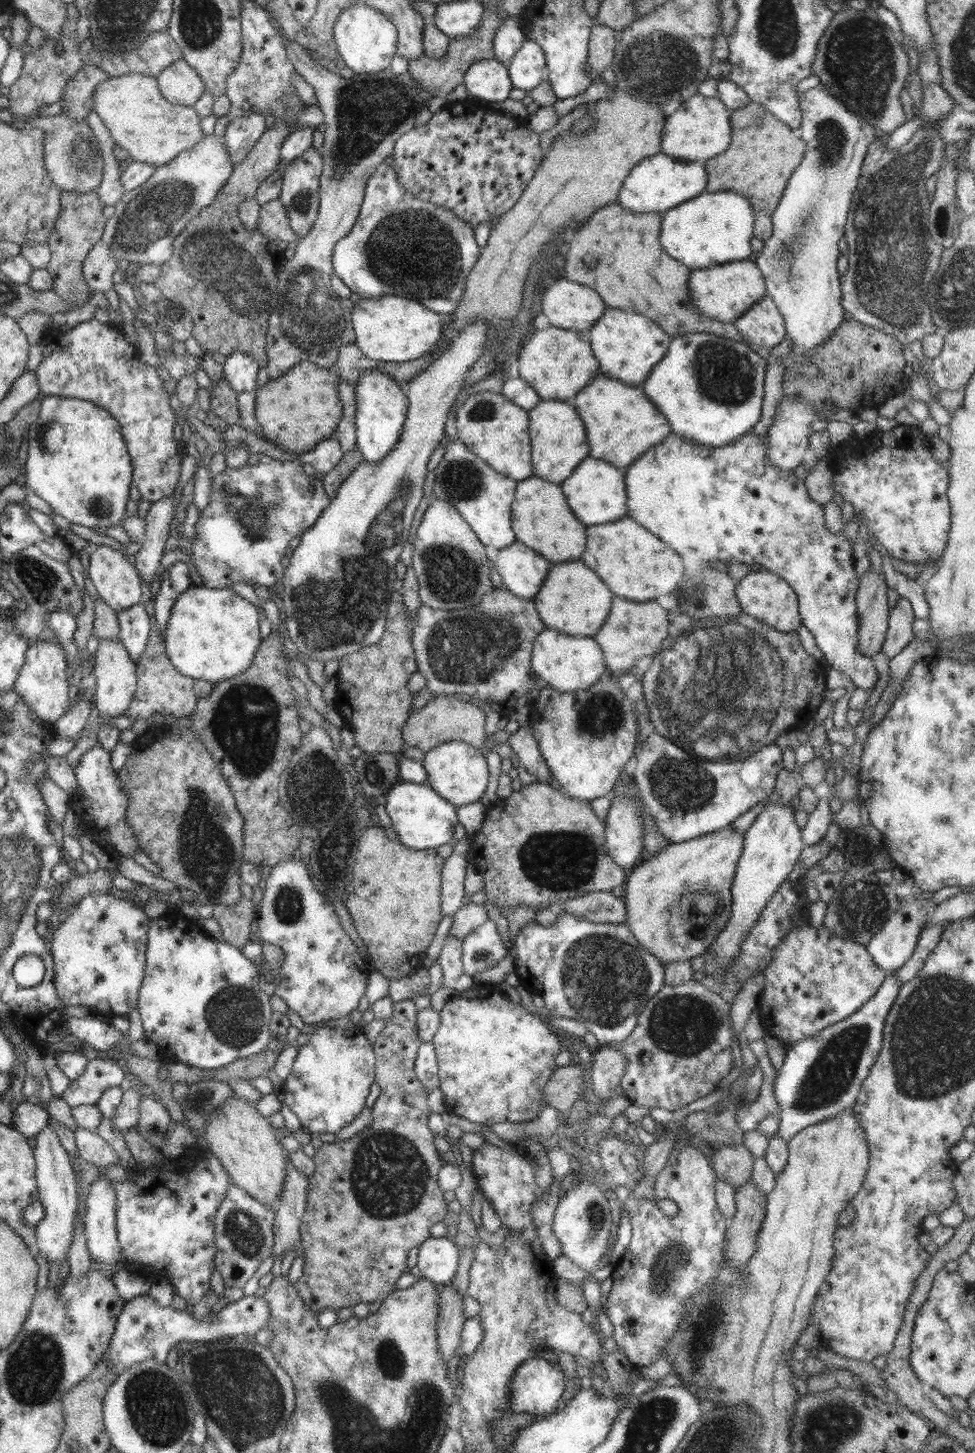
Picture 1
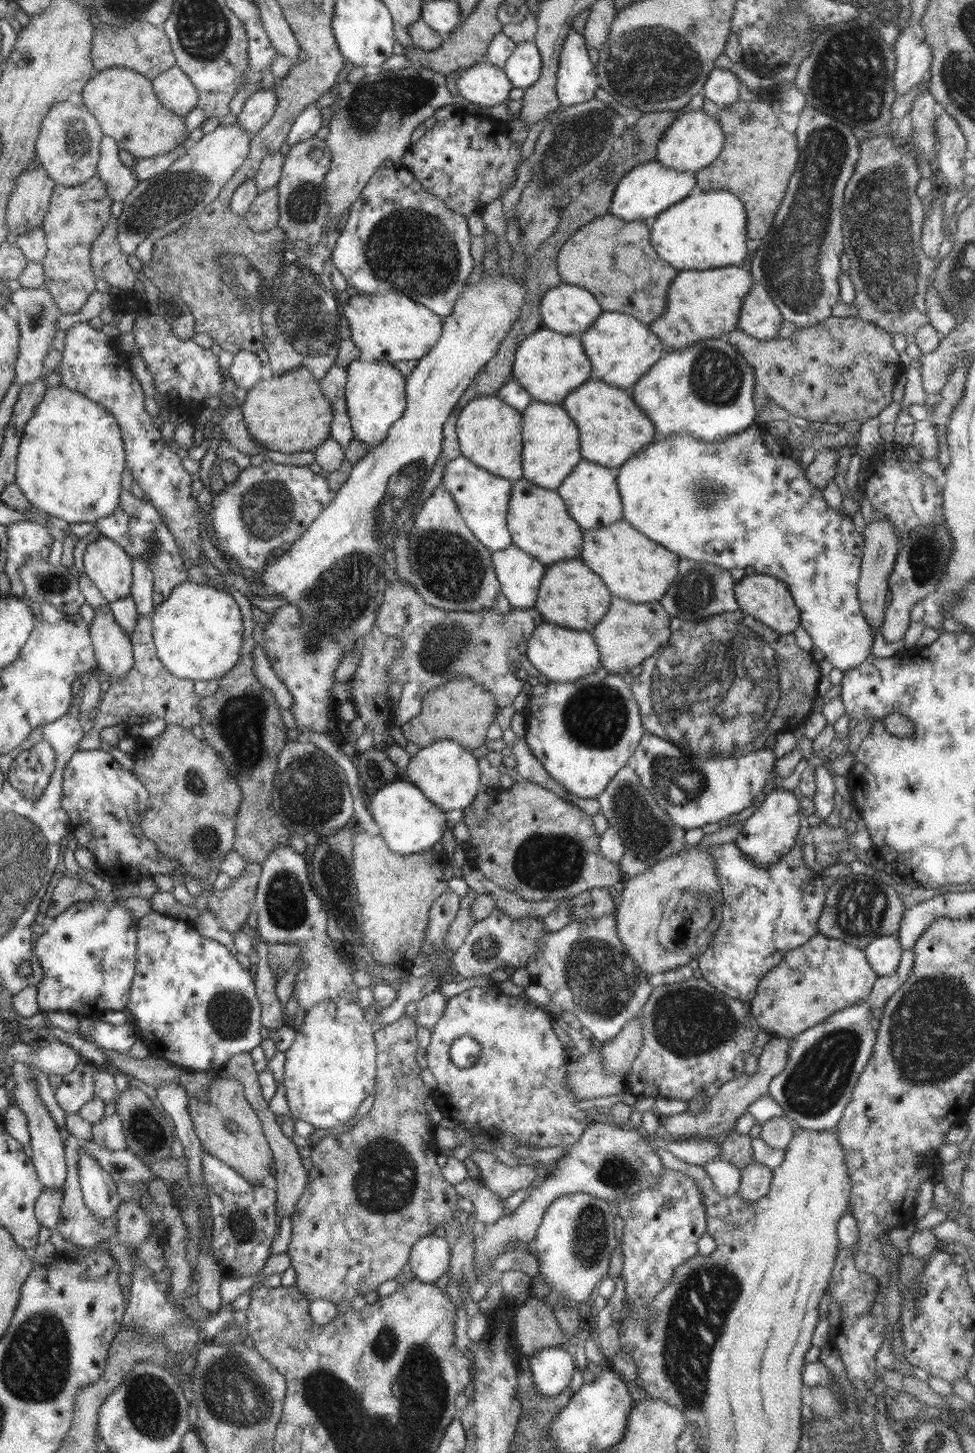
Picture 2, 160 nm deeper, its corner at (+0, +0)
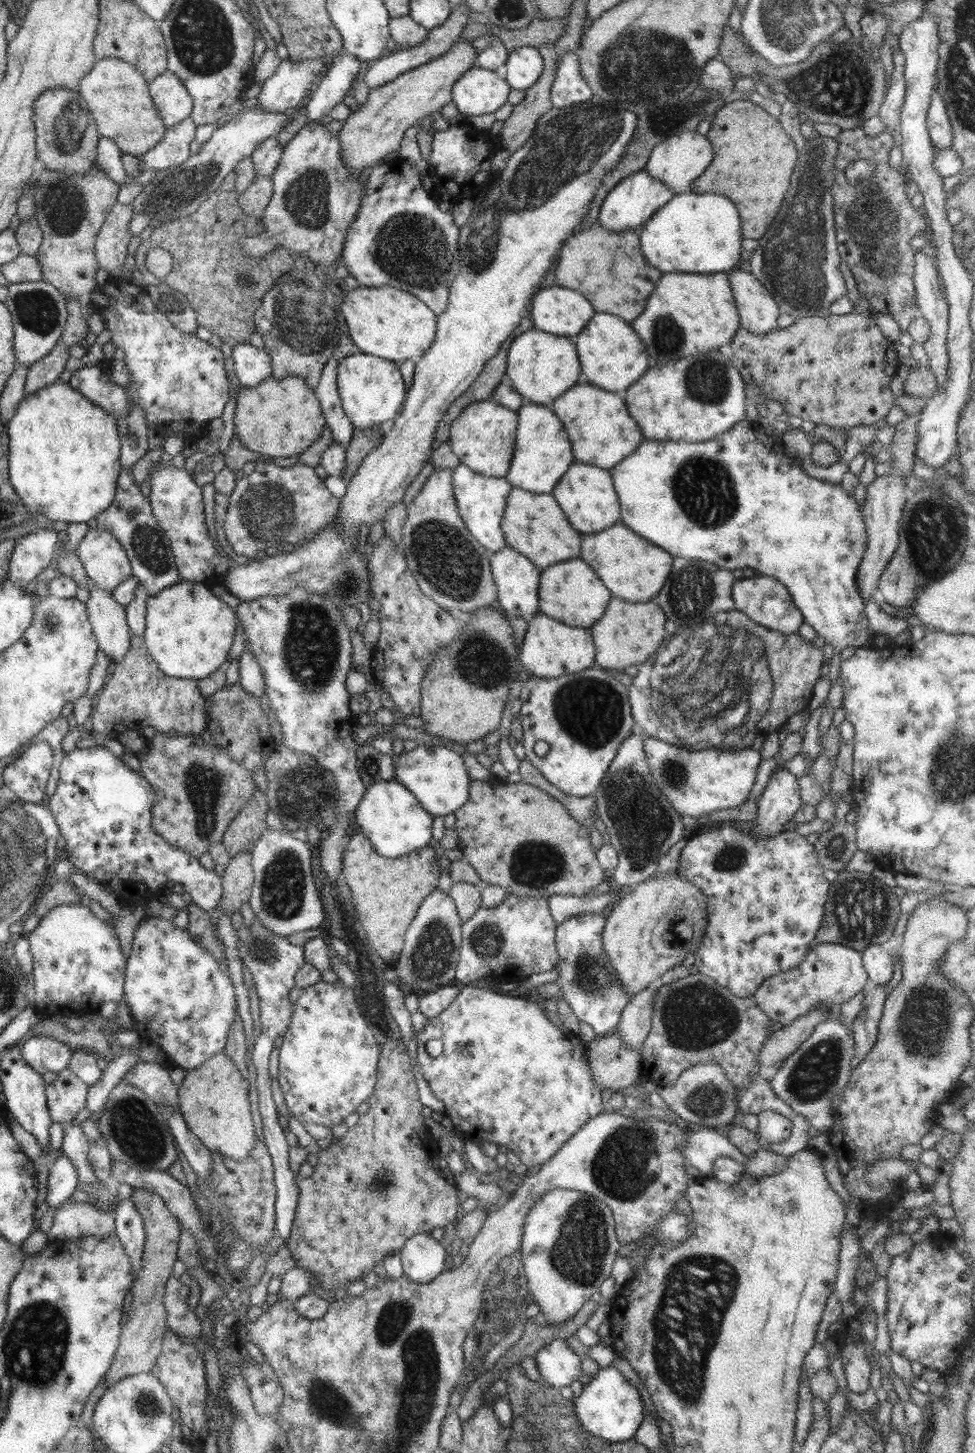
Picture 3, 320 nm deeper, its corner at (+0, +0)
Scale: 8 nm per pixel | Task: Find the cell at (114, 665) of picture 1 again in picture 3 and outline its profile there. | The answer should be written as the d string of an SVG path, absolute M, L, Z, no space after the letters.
M96 583L89 584L89 598L85 602L95 639L106 656L118 662L130 650L130 627L125 608L118 604L111 592Z

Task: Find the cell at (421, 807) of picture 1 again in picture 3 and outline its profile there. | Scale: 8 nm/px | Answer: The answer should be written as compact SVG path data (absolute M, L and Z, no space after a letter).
M380 781L367 788L355 809L356 824L369 838L380 856L396 858L420 849L430 842L434 817L430 815L412 792L397 781Z

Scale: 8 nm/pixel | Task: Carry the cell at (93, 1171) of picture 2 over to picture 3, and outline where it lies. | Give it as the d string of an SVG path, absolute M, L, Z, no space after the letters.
M72 1121L63 1123L62 1146L59 1153L66 1155L78 1171L78 1180L87 1185L102 1183L96 1178L93 1166L88 1158L89 1142L82 1127L72 1124Z

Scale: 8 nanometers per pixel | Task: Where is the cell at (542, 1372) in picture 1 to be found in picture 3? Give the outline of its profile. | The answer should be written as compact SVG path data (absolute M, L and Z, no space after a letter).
M562 1337L544 1345L534 1356L543 1382L551 1388L570 1386L582 1376L581 1361Z

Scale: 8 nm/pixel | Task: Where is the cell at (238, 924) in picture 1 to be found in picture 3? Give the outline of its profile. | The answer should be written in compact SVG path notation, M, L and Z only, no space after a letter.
M240 851L233 855L221 876L223 894L219 906L220 910L229 917L234 910L240 912L241 906L250 900L254 886L253 866L250 859L250 851Z

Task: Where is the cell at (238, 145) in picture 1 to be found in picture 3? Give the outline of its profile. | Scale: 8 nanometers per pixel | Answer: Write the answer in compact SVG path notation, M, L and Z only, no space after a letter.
M284 59L276 72L263 82L261 93L252 103L273 113L290 112L319 84L326 67L328 63L320 59L295 63Z

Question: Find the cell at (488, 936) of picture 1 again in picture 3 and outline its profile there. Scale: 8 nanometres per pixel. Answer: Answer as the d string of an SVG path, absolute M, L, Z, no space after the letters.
M510 893L497 907L482 906L473 918L462 923L455 978L464 984L478 984L481 978L491 977L513 986L531 974L552 970L560 960L555 945L556 929L546 899Z

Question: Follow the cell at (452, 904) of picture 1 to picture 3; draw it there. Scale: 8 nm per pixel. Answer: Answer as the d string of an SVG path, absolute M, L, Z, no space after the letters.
M443 891L432 892L420 903L416 916L404 933L404 946L397 962L397 983L411 984L417 995L434 992L455 978L459 948L461 947L461 926L463 920L454 901Z

